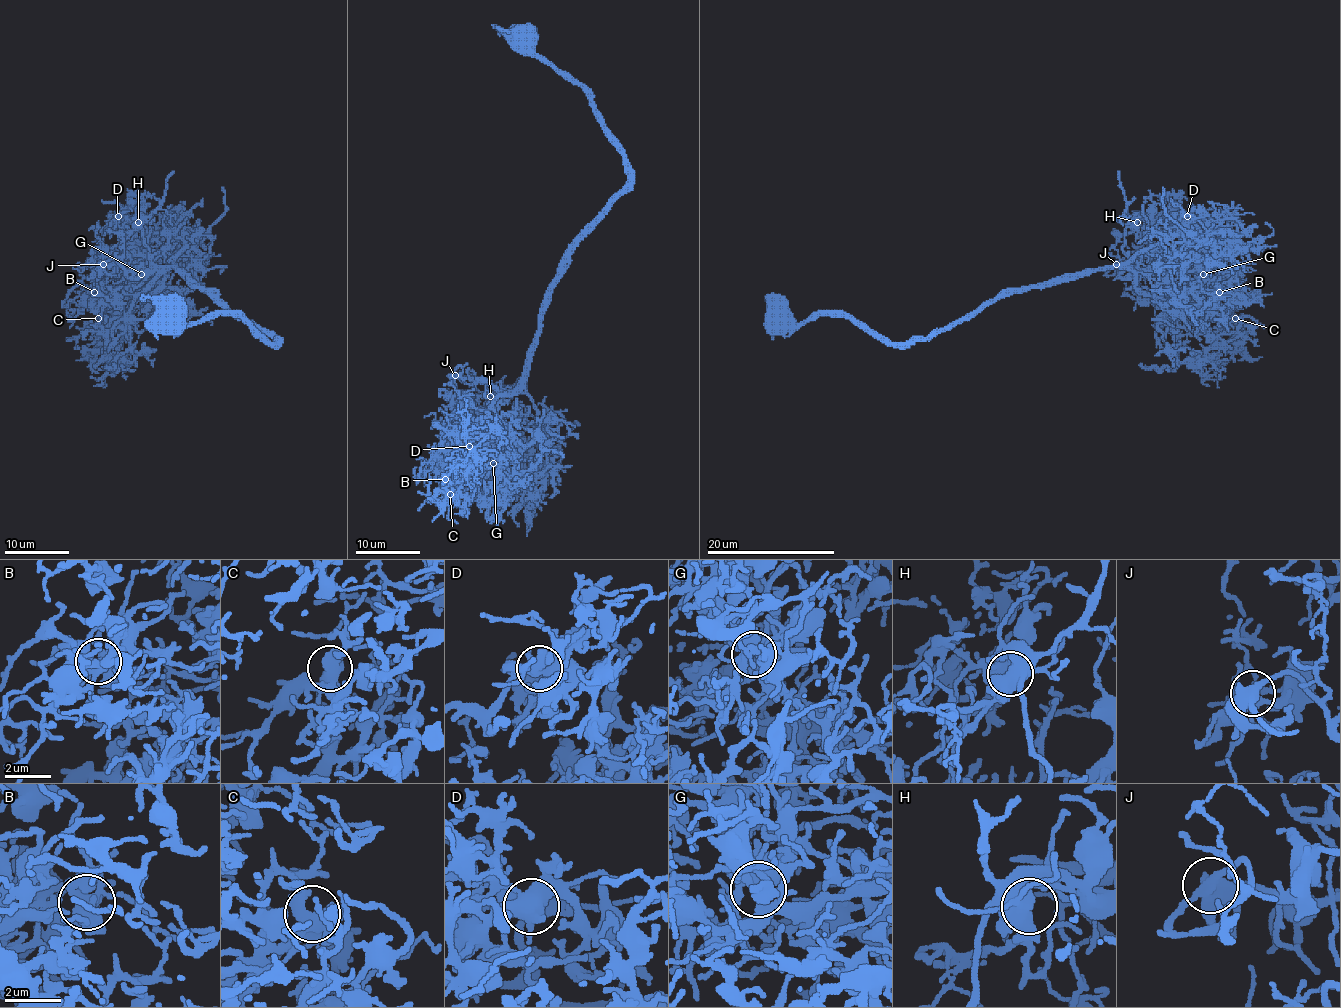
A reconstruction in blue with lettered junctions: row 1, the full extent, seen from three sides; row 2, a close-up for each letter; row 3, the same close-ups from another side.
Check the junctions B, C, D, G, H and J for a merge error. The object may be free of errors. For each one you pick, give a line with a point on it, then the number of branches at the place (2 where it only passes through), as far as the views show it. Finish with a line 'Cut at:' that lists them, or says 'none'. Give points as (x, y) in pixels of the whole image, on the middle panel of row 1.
Cut at: none

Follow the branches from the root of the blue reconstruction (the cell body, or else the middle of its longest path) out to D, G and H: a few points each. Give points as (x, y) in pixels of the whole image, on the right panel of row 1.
D: (778, 317), (836, 314), (889, 342), (929, 339), (1001, 294), (1129, 267), (1124, 230), (1137, 216), (1187, 216)
G: (778, 317), (845, 315), (913, 342), (1057, 277), (1143, 272), (1161, 254), (1188, 254), (1203, 273)
H: (778, 317), (804, 323), (836, 314), (889, 342), (929, 339), (1001, 294), (1129, 267), (1124, 230), (1137, 222)

